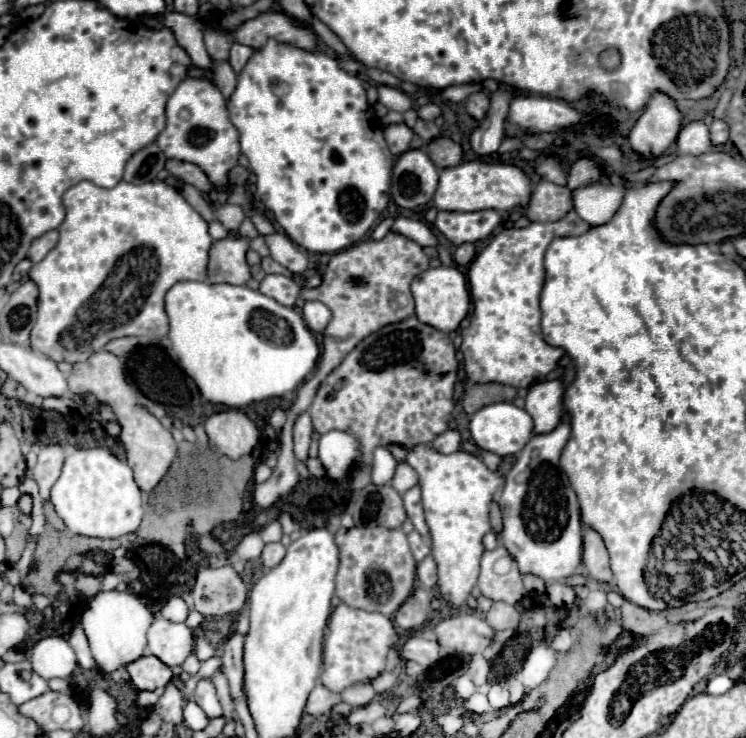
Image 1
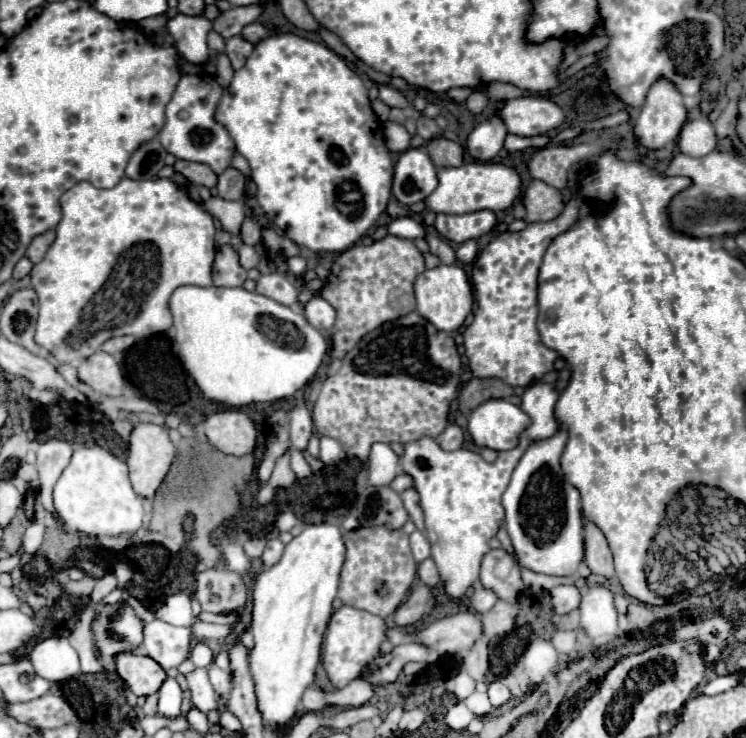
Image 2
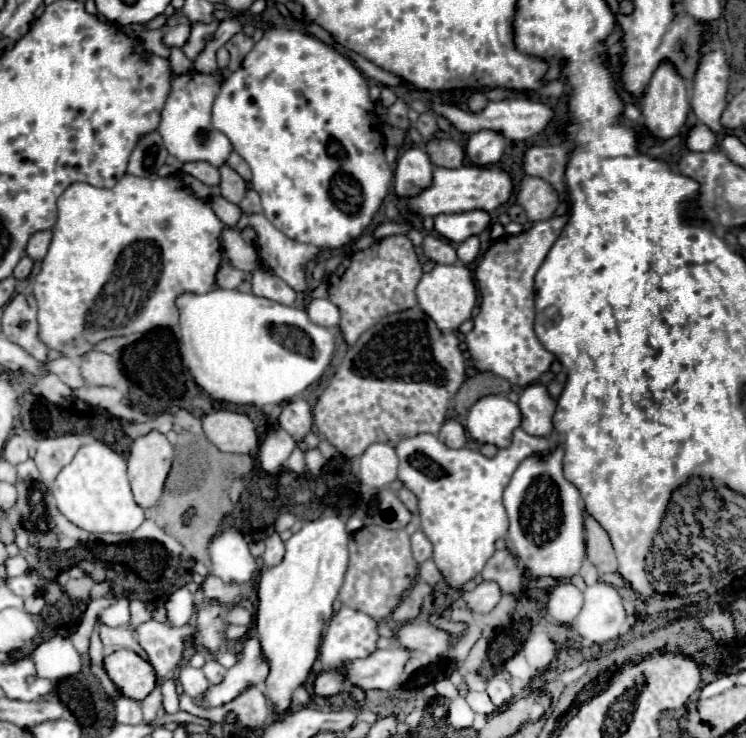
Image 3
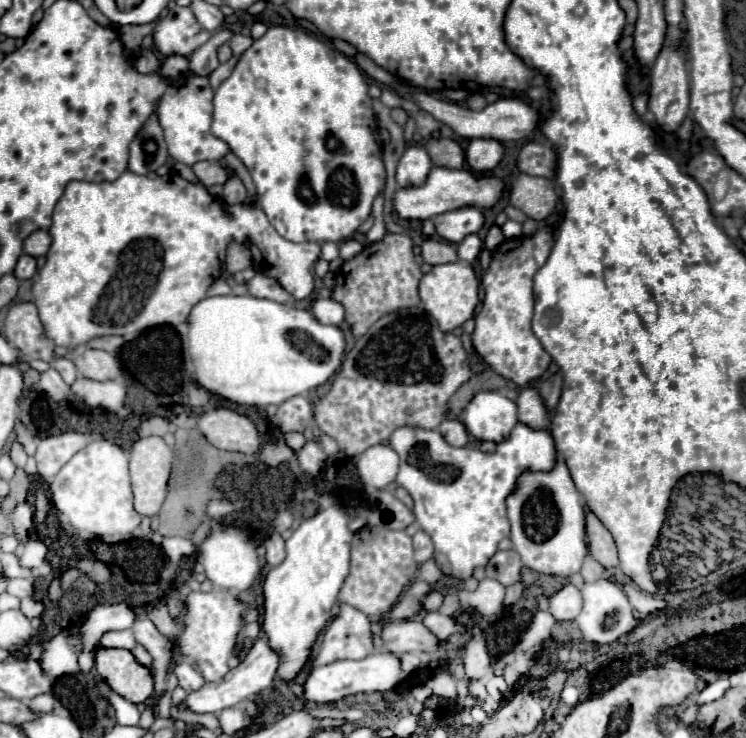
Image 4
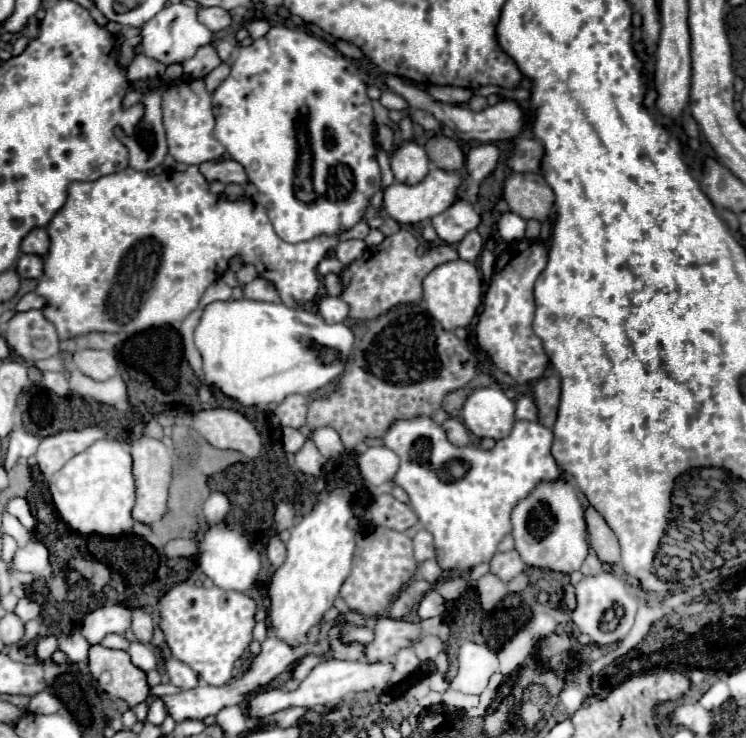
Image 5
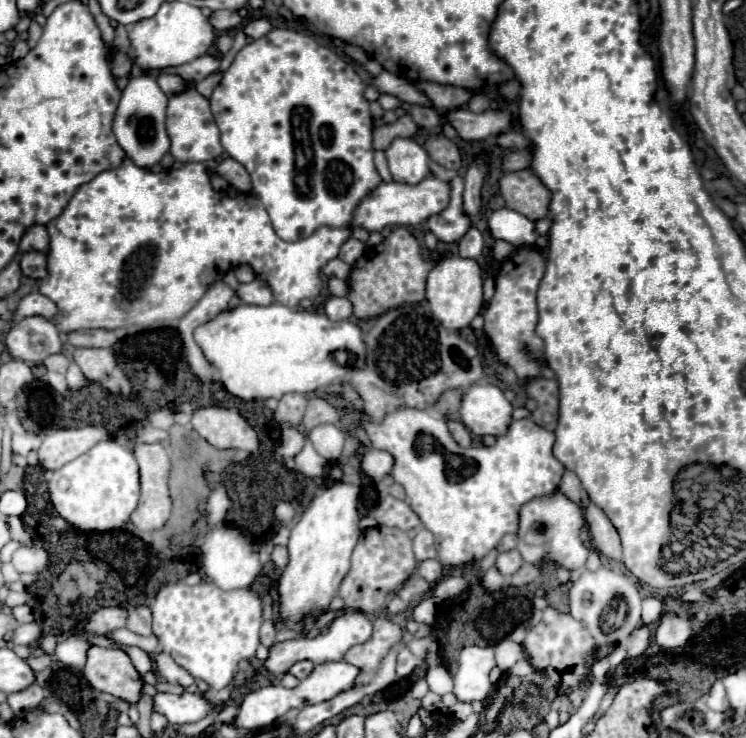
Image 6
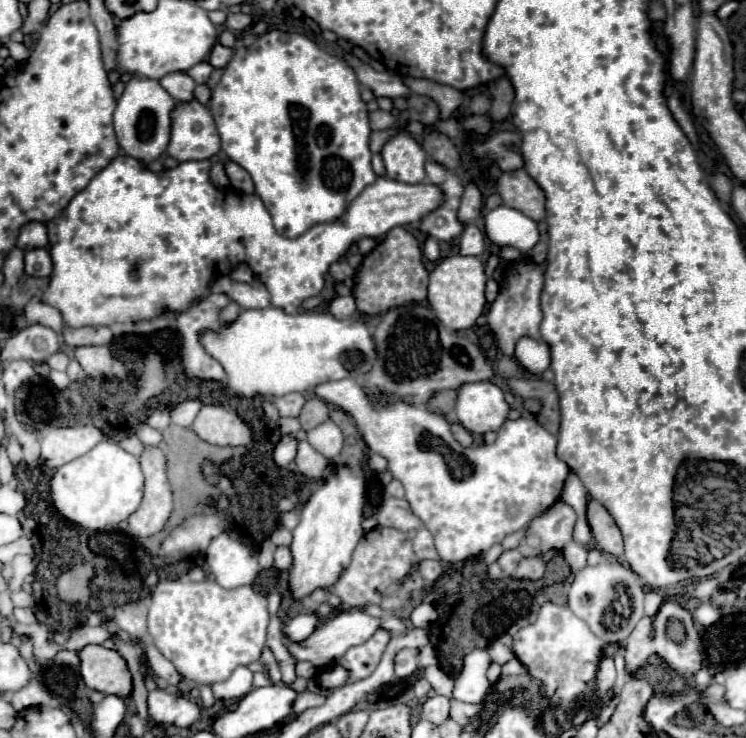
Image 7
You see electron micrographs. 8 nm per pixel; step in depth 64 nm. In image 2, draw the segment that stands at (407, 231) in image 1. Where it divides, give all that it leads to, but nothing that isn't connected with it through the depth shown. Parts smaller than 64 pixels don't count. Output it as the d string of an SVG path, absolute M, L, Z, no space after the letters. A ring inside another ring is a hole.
M396 218L394 222L388 224L388 232L390 232L392 236L410 238L410 240L414 240L414 238L424 238L424 234L426 234L424 226L418 224L418 222L414 222L412 218Z

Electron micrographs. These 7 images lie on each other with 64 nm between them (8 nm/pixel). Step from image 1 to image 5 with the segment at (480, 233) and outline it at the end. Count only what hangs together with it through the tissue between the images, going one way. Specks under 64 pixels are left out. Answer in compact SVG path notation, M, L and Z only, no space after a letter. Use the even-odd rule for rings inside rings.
M456 198L456 202L448 210L432 218L432 226L436 234L446 244L460 242L470 230L478 226L478 222L480 222L480 216L476 214L474 206L462 198Z

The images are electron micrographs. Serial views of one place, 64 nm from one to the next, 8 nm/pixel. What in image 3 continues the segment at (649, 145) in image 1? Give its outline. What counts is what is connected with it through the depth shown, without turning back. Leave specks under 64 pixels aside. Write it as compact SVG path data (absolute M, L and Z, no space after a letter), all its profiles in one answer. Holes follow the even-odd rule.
M664 60L664 62L656 68L656 72L654 72L654 76L652 76L652 80L650 80L650 84L648 84L648 88L646 88L646 94L644 94L644 98L642 98L640 104L642 104L642 114L644 114L646 128L648 128L656 138L666 140L666 138L672 138L674 134L680 132L680 128L682 128L684 122L686 122L686 116L688 116L690 106L688 106L686 82L684 82L684 78L678 74L676 66L674 66L670 60Z

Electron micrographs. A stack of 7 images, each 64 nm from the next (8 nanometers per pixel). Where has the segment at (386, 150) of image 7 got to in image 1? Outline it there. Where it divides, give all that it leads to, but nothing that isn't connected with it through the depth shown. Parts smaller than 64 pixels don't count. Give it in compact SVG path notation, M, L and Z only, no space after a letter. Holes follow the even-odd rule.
M404 152L392 170L392 198L400 208L428 206L438 186L438 168L426 152Z

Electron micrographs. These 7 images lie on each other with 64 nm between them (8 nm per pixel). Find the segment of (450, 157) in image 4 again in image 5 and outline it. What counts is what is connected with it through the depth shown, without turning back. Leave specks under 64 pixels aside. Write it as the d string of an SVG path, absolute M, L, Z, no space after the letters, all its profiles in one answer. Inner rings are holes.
M442 134L432 136L426 142L426 152L428 152L428 158L442 170L458 172L464 166L464 154L460 146L452 138L446 138Z

